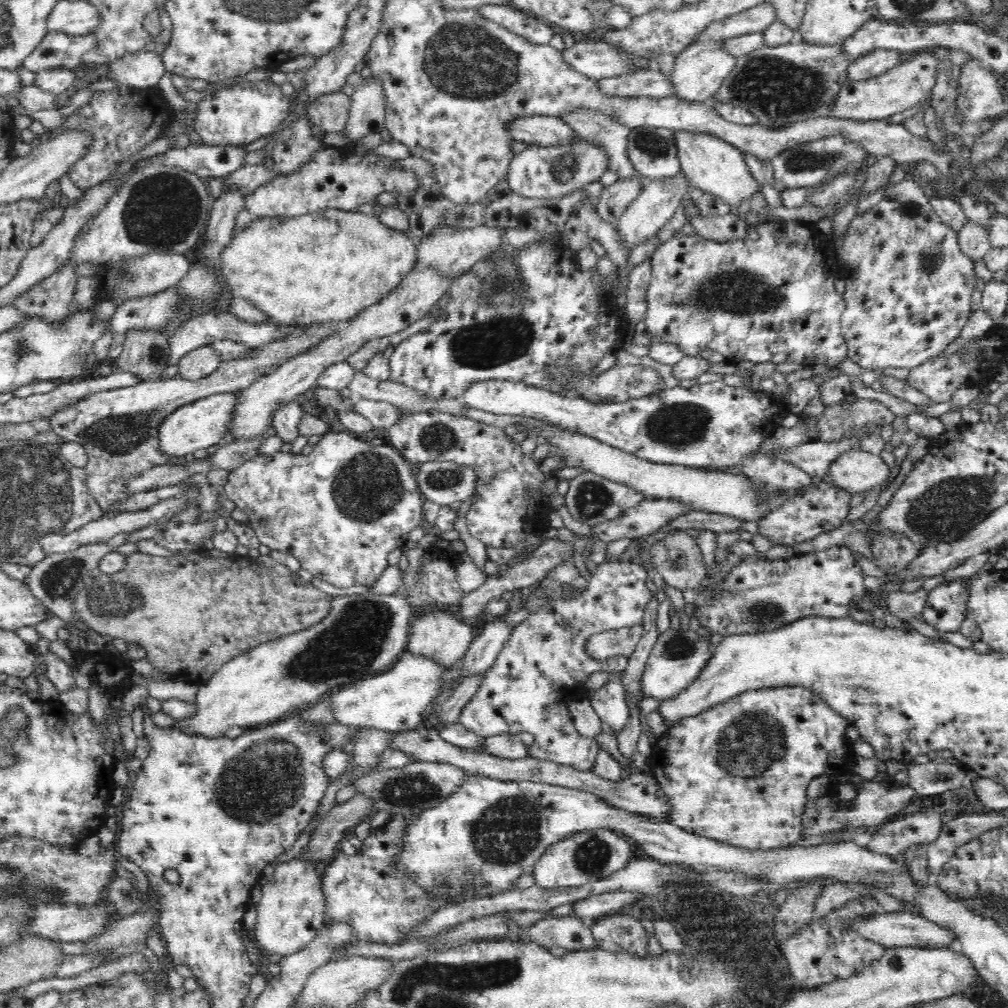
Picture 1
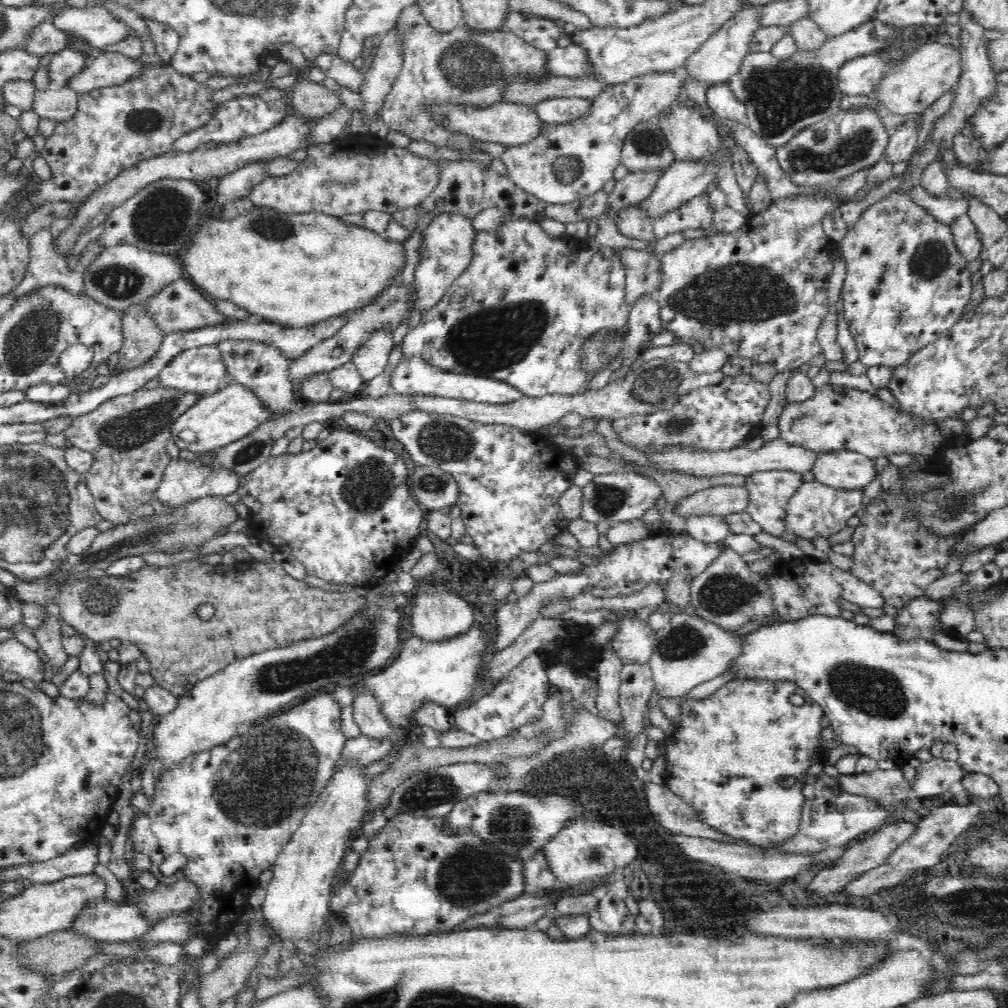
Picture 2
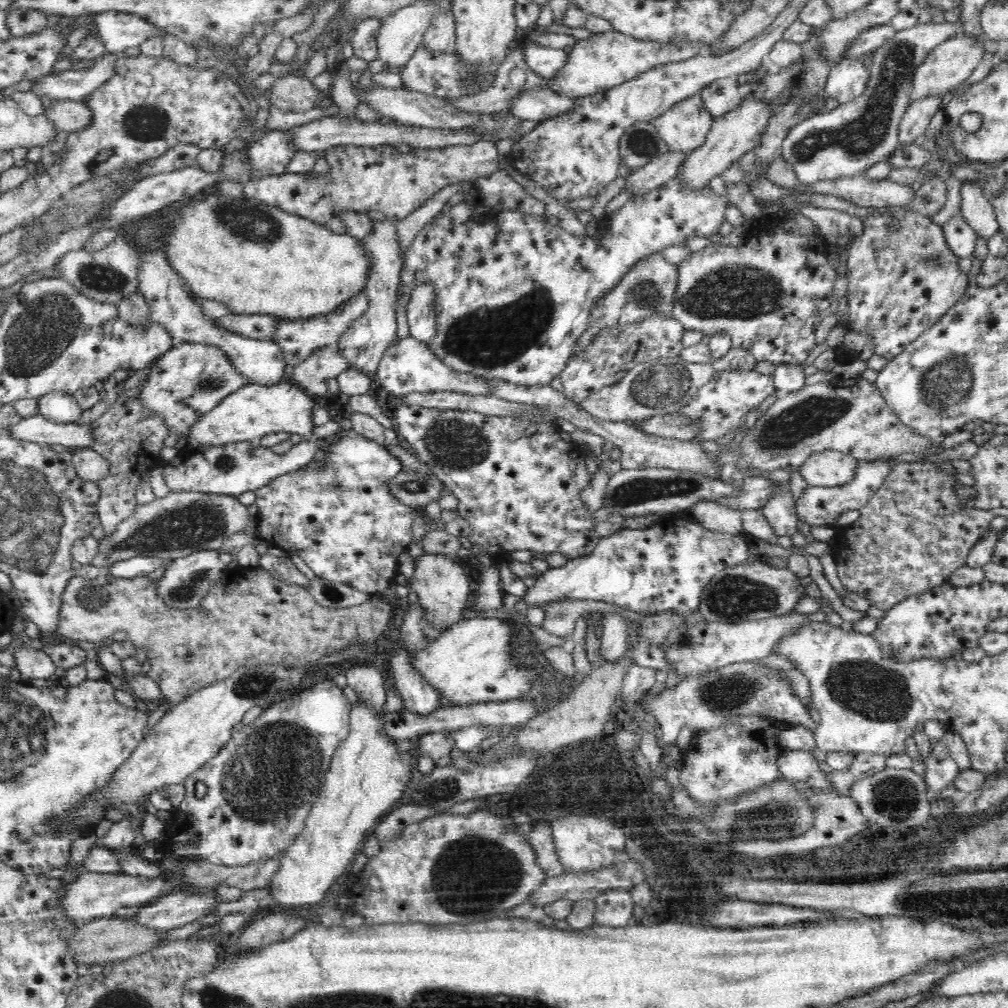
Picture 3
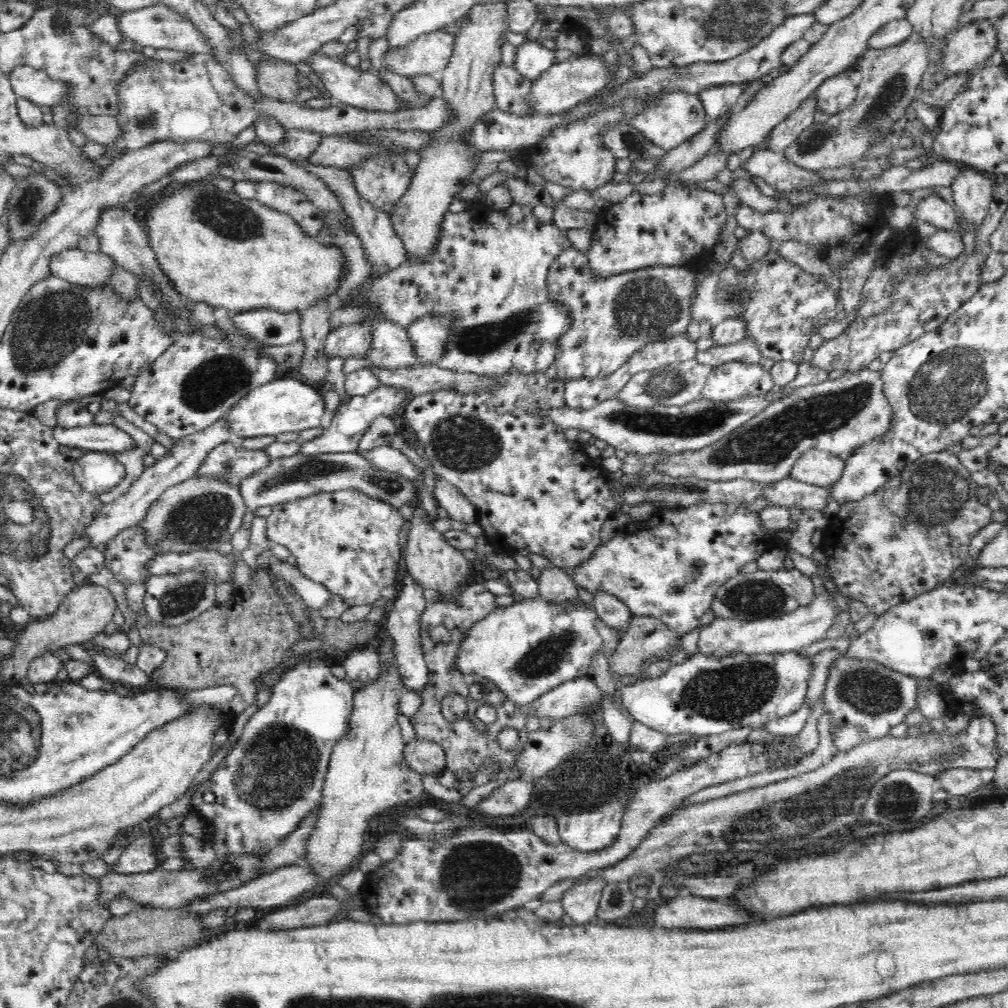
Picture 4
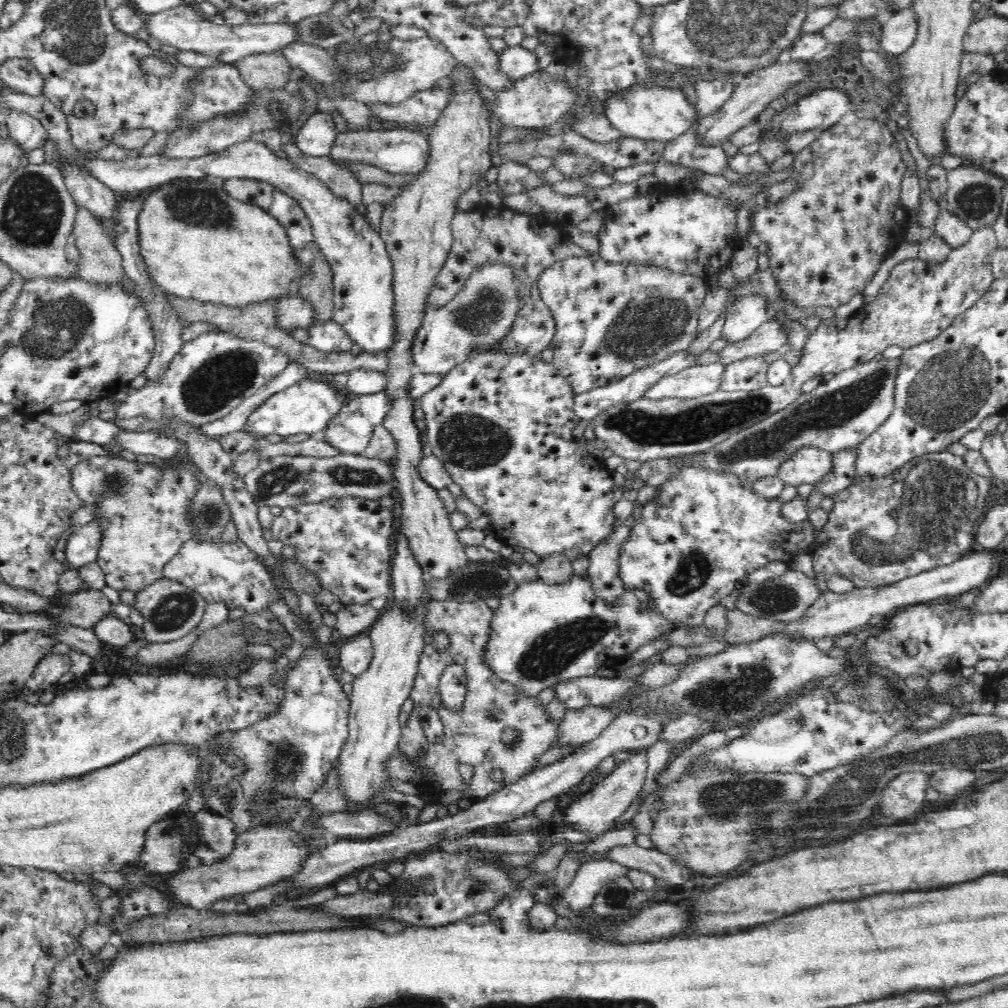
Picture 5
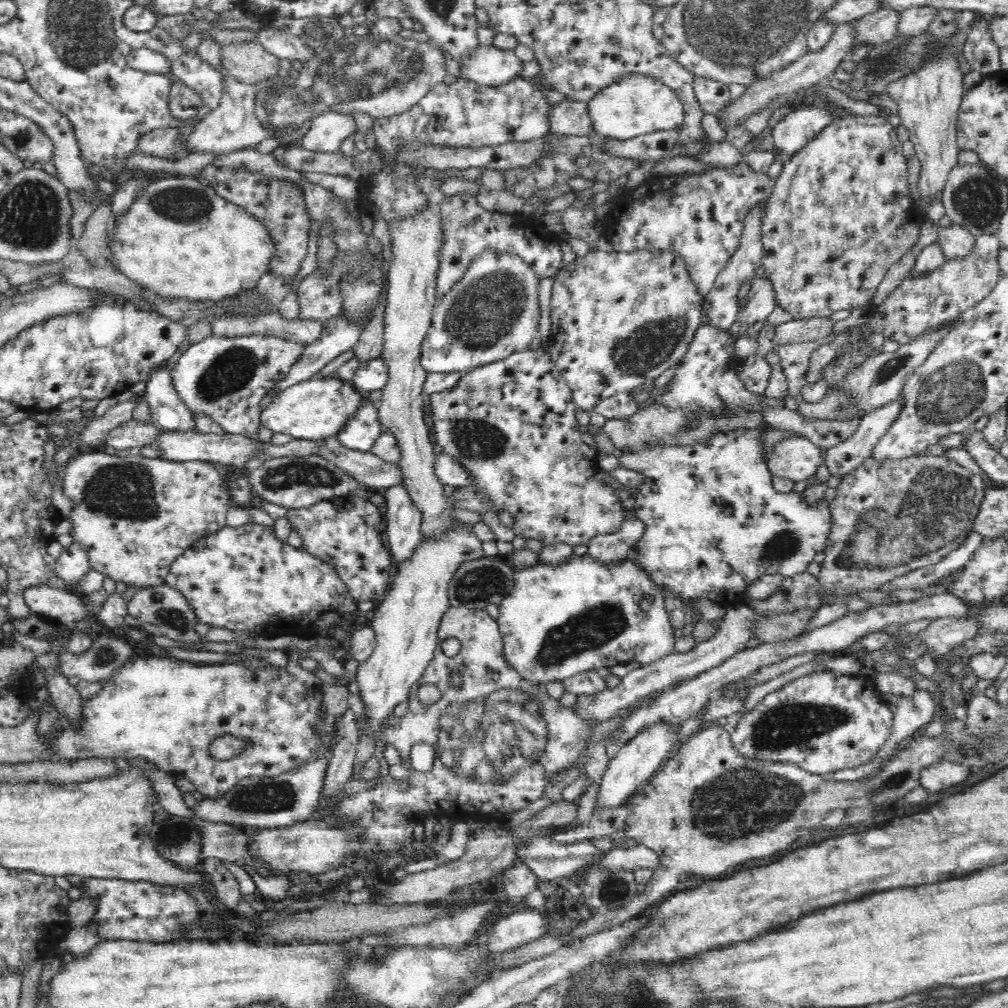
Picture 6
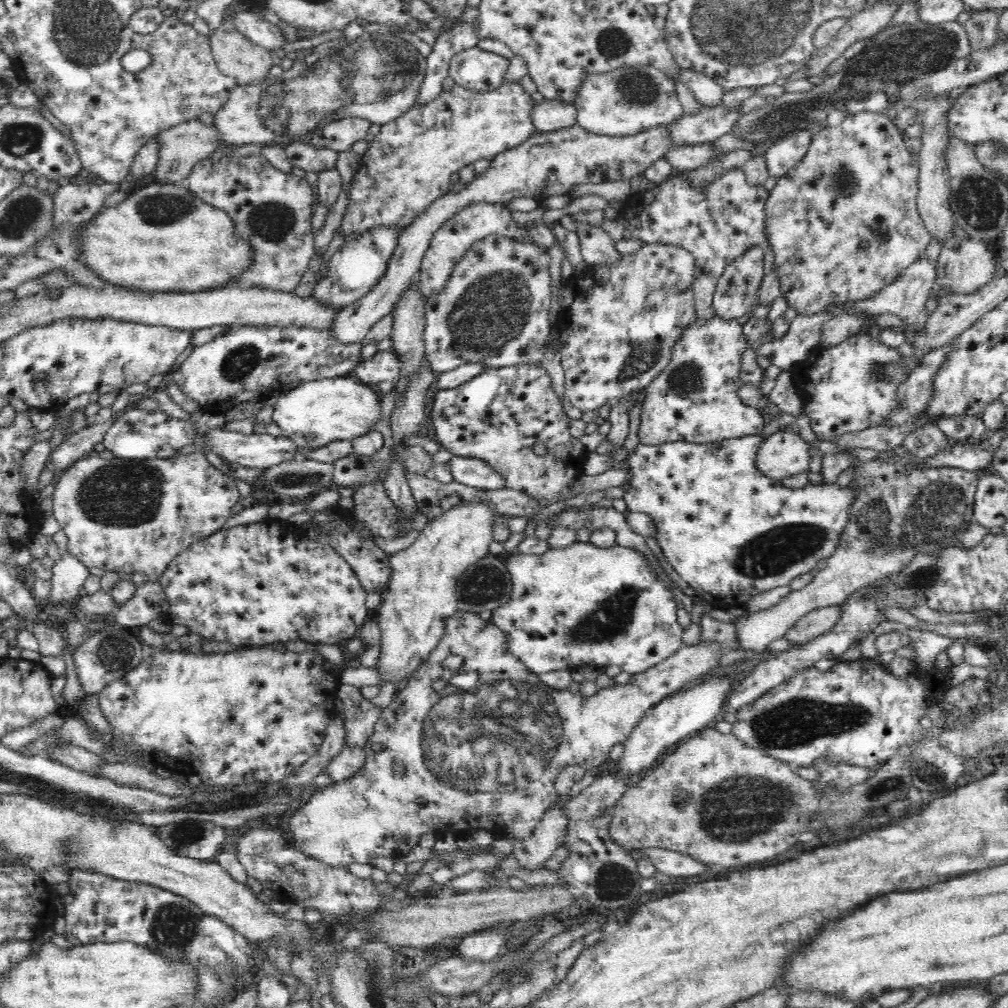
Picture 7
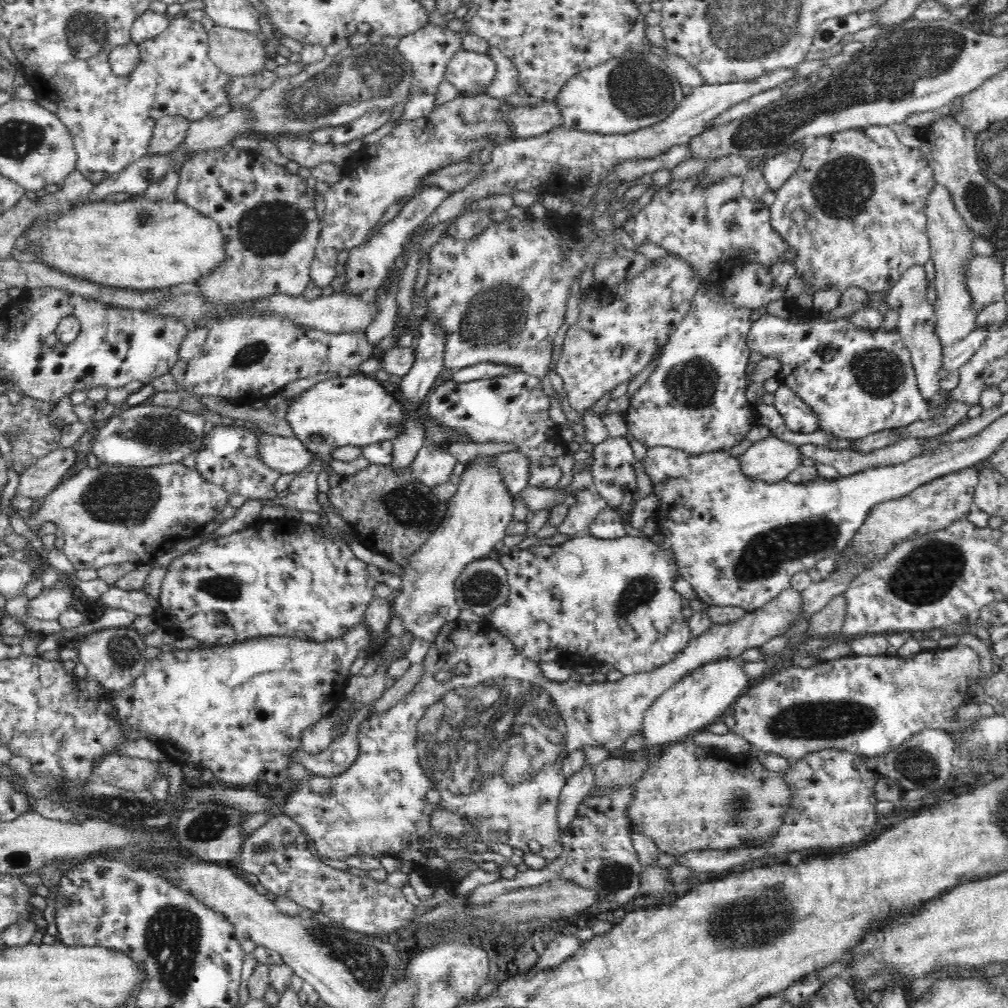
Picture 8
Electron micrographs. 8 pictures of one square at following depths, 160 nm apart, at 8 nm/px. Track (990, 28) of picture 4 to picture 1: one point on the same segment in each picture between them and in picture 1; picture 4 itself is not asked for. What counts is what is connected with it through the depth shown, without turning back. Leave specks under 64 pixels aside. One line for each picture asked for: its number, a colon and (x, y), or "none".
1: (903, 87)
2: (911, 86)
3: (950, 63)

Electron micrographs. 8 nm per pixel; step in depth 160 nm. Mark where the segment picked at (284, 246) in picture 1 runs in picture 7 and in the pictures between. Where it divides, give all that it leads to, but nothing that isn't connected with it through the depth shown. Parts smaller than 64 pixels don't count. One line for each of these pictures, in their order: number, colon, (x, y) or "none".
2: (294, 269)
3: (255, 258)
4: (244, 255)
5: (200, 243)
6: (181, 239)
7: (163, 238)

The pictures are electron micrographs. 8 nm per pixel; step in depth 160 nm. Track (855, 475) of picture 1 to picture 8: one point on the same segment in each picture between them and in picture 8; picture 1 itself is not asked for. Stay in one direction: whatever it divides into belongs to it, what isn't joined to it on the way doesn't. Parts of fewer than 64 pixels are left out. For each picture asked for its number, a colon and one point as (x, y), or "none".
2: (841, 469)
3: (831, 468)
4: (815, 467)
5: (809, 465)
6: (796, 459)
7: (785, 454)
8: (771, 459)

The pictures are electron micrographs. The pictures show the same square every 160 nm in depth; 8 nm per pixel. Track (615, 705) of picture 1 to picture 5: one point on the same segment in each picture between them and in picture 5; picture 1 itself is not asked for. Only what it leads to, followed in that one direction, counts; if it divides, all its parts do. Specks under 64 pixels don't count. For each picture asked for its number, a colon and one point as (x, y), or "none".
2: (609, 667)
3: (613, 646)
4: (614, 614)
5: (602, 573)

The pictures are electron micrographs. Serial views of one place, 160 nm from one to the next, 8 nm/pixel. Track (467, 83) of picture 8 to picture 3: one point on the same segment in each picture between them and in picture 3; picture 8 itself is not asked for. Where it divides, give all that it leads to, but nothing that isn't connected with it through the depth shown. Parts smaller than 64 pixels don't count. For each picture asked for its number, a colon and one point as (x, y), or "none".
3: (547, 62)
4: (532, 59)
5: (517, 61)
6: (489, 66)
7: (483, 70)

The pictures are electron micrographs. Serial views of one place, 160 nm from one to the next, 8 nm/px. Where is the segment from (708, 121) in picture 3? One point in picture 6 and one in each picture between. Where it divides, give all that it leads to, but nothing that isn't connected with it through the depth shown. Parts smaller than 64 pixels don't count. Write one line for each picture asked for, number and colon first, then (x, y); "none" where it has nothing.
4: (670, 121)
5: (658, 114)
6: (636, 105)

